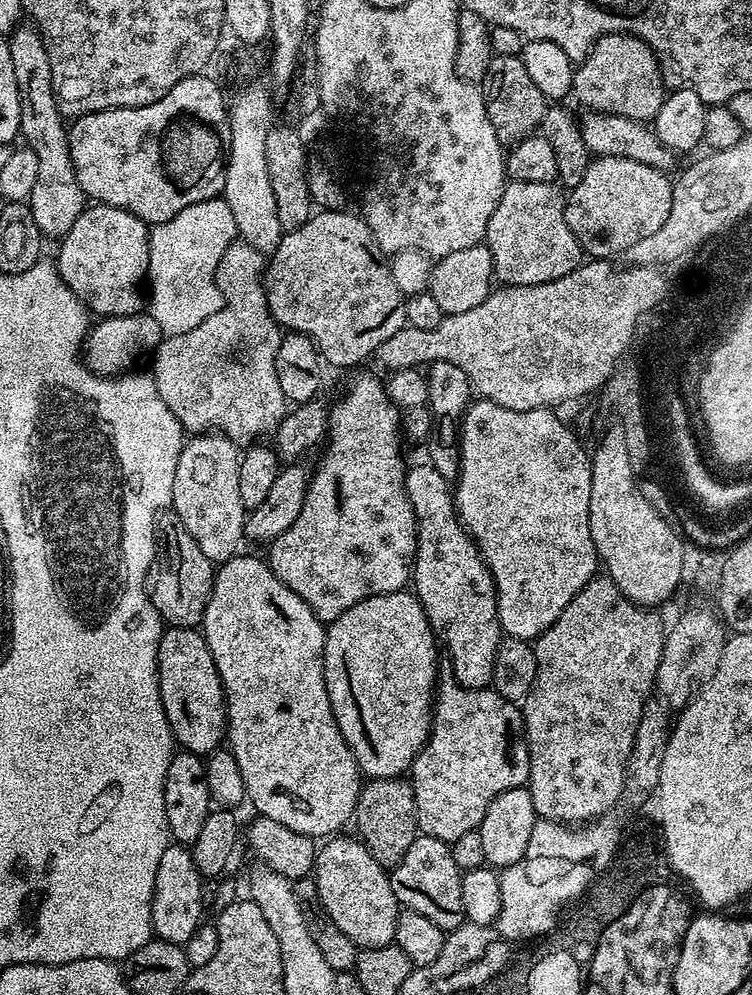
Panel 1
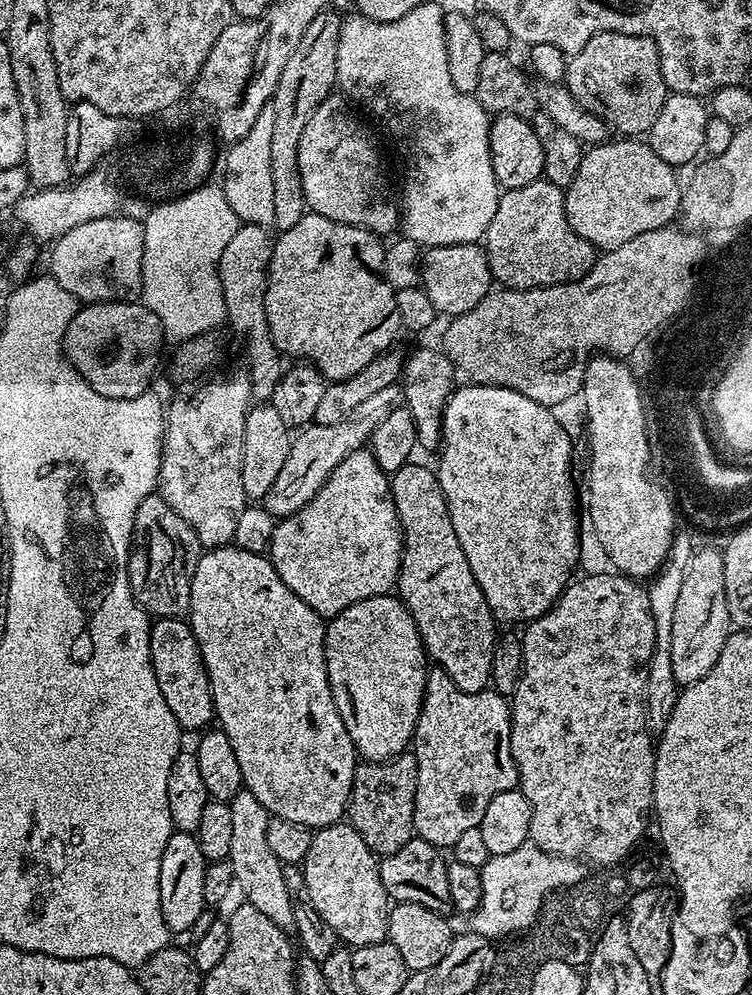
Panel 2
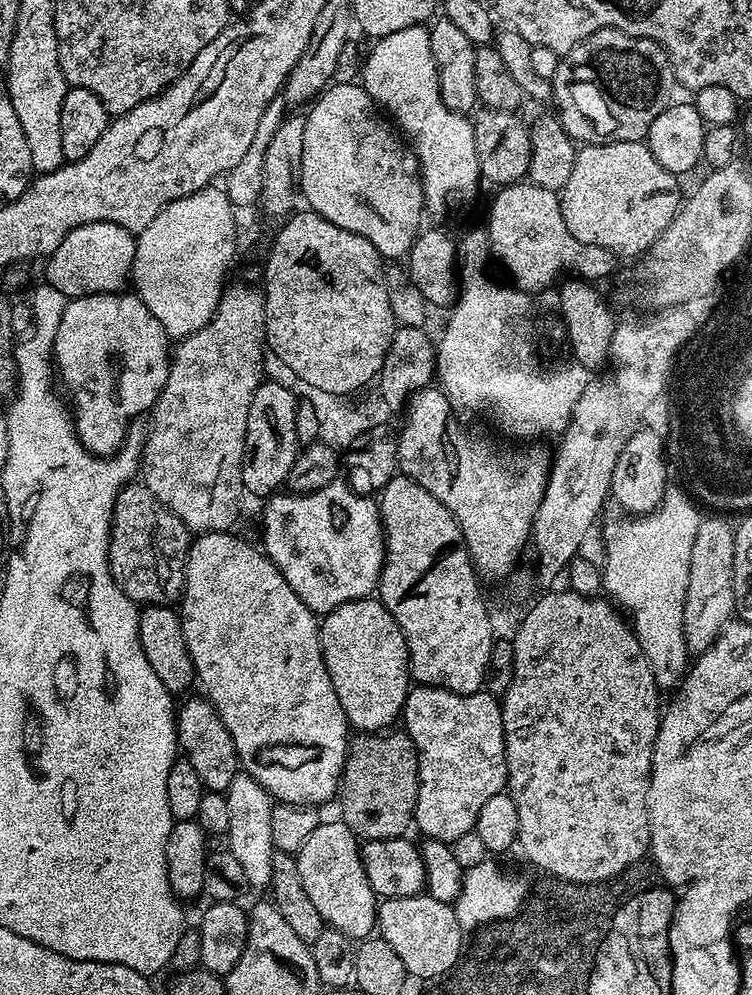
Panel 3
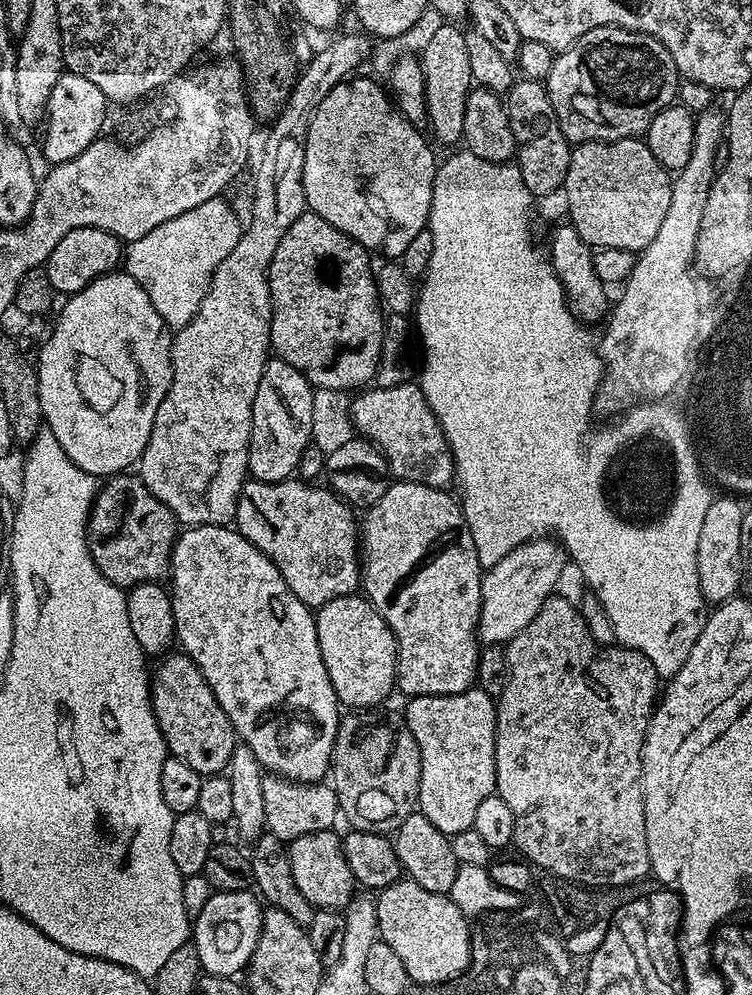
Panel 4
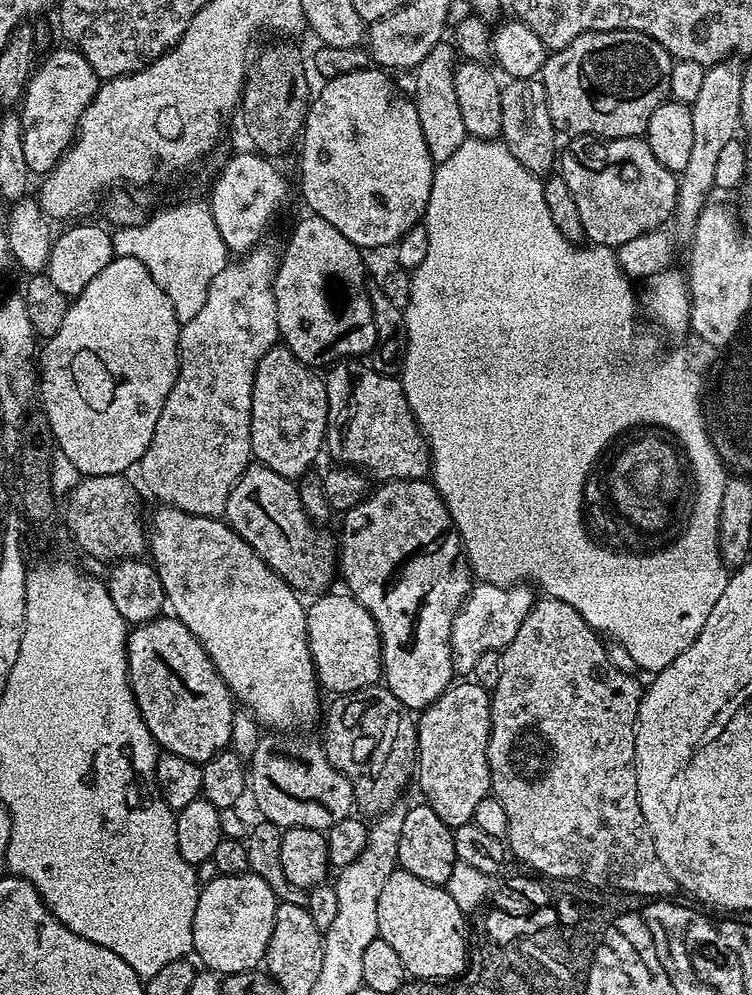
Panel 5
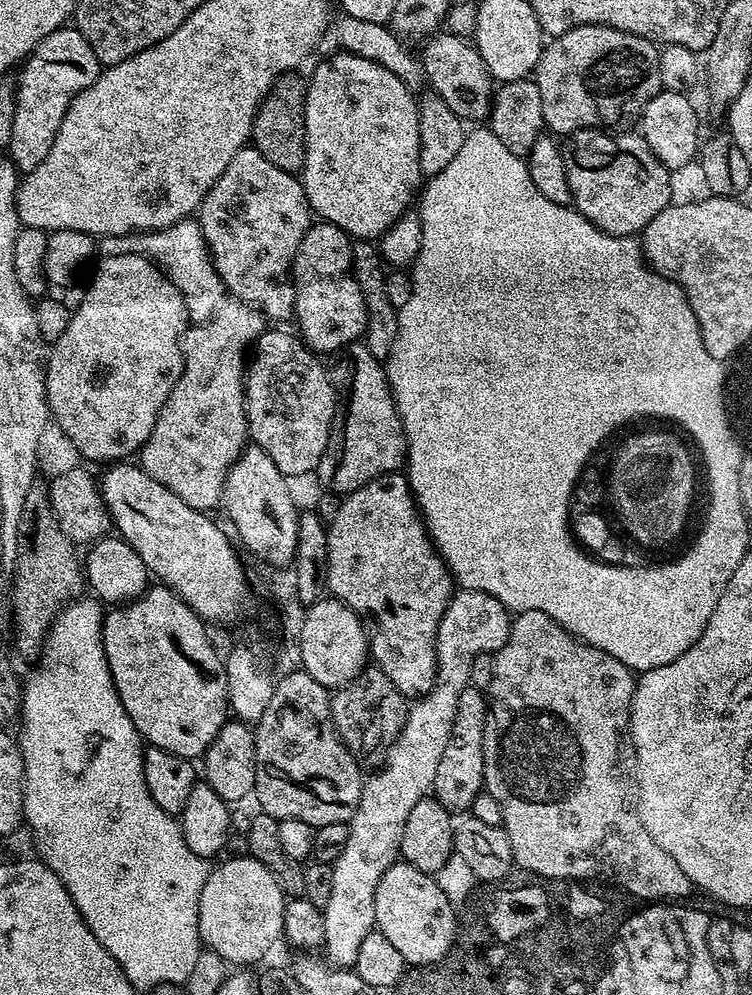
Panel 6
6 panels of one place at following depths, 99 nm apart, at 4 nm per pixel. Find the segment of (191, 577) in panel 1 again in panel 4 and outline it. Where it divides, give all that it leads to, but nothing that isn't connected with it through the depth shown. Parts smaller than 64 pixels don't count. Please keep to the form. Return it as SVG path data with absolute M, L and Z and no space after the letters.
M121 474L103 481L88 514L88 549L111 584L127 590L136 584L163 581L172 566L172 546L177 535L176 515L154 498L139 475Z

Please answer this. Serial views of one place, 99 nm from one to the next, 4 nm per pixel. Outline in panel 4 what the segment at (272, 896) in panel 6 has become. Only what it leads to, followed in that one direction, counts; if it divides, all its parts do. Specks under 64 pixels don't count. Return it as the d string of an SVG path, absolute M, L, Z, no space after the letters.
M252 890L213 891L211 895L212 897L201 906L200 913L197 916L195 913L190 940L197 948L198 958L201 959L201 966L207 975L235 977L243 973L252 961L254 946L258 946L260 932L264 929L262 900Z

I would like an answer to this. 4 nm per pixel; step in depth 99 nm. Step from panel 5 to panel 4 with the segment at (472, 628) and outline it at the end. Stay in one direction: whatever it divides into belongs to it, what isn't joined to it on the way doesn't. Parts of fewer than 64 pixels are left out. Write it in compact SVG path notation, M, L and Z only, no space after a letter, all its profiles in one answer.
M552 538L527 540L502 557L480 577L480 617L476 634L481 645L507 645L542 610L549 596L557 591L556 583L564 572L566 556L561 545Z

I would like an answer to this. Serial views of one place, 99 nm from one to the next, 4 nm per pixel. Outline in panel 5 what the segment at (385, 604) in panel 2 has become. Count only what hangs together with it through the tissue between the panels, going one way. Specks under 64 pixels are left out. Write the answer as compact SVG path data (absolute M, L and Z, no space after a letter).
M320 594L311 605L307 605L308 645L312 661L316 667L316 678L321 689L329 688L332 694L353 692L365 688L368 684L375 684L382 676L382 661L380 659L380 631L374 618L350 594L332 596L333 594Z

